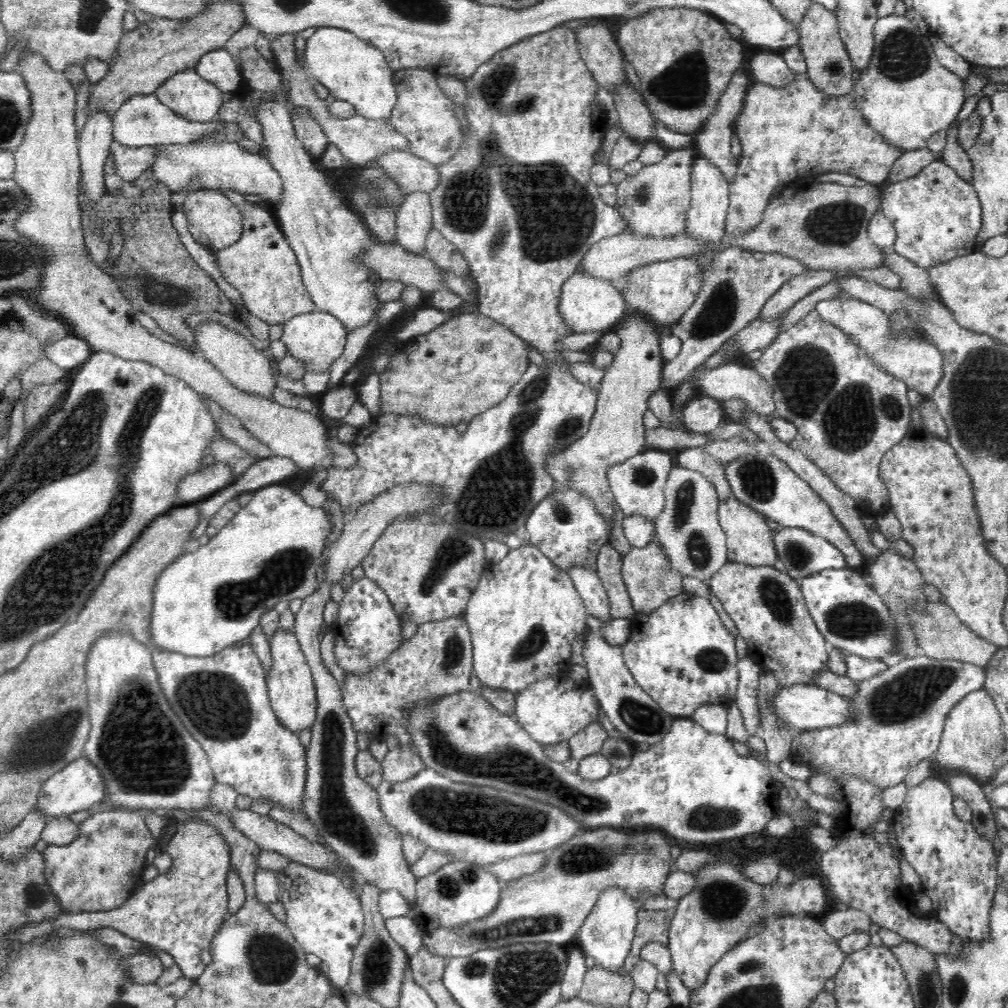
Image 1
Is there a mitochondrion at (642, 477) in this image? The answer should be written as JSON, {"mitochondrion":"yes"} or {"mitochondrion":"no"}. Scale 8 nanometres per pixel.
{"mitochondrion":"yes"}

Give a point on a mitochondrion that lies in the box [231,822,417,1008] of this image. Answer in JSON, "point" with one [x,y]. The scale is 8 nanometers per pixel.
{"point":[271,960]}

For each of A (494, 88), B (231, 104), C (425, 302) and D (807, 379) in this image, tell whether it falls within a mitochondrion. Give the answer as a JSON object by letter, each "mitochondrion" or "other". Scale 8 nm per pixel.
{"A":"mitochondrion","B":"other","C":"other","D":"mitochondrion"}

